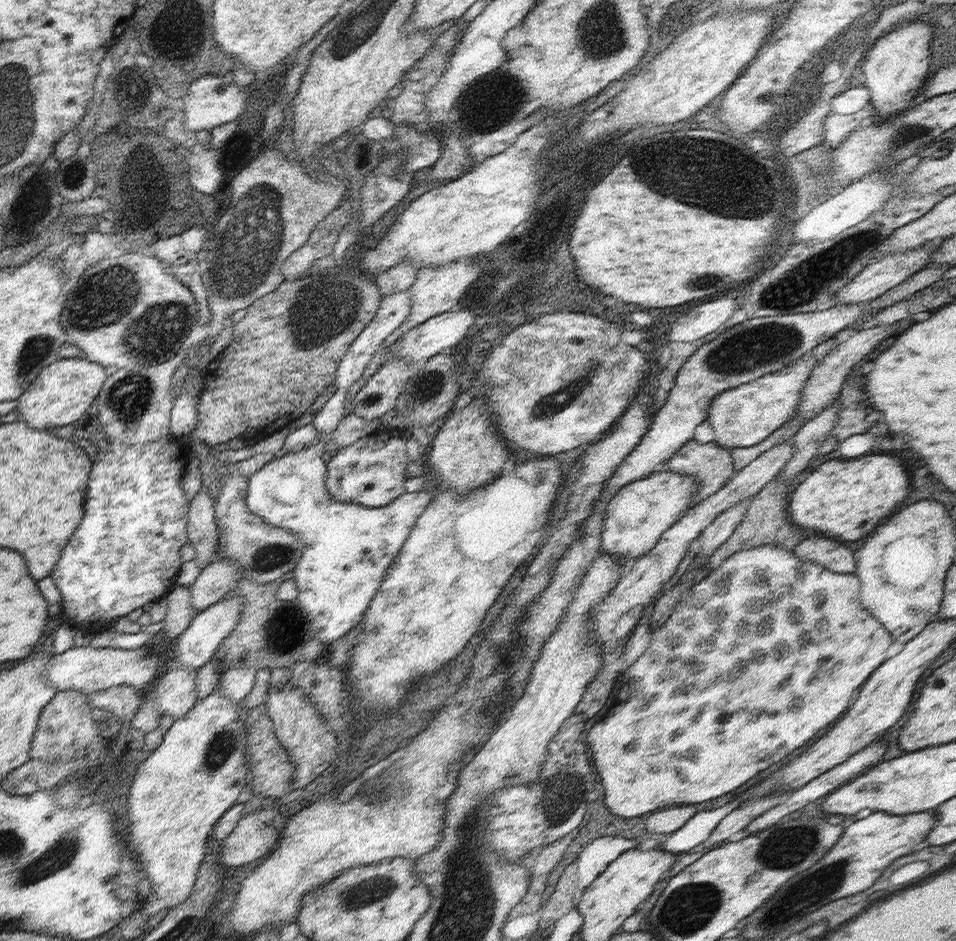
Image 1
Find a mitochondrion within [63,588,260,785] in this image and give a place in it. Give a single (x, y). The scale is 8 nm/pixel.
(219, 749)

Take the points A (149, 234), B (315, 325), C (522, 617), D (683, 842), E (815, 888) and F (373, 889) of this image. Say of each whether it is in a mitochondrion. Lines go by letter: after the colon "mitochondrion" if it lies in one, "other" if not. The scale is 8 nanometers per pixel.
A: other
B: mitochondrion
C: other
D: other
E: mitochondrion
F: mitochondrion

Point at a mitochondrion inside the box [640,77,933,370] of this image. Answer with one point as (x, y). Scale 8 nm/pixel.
(793, 293)

